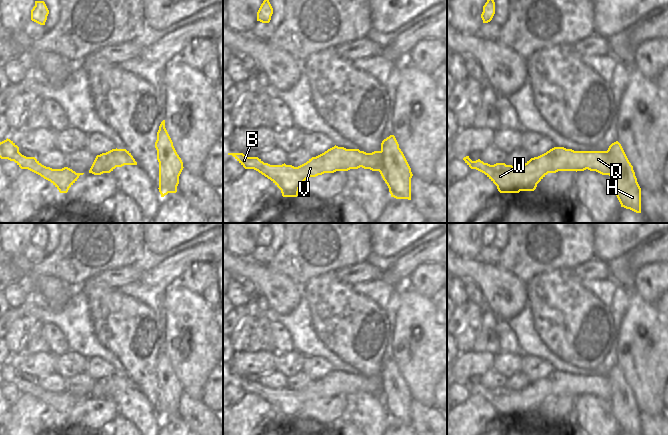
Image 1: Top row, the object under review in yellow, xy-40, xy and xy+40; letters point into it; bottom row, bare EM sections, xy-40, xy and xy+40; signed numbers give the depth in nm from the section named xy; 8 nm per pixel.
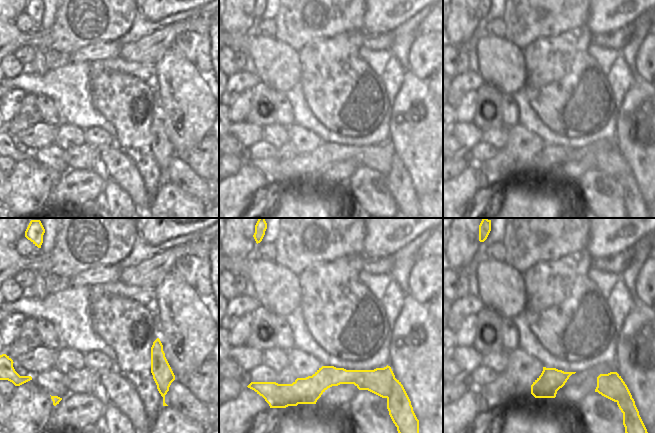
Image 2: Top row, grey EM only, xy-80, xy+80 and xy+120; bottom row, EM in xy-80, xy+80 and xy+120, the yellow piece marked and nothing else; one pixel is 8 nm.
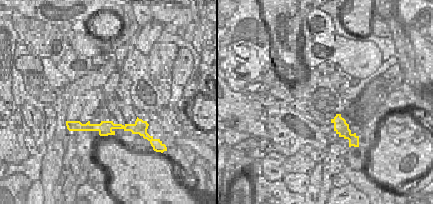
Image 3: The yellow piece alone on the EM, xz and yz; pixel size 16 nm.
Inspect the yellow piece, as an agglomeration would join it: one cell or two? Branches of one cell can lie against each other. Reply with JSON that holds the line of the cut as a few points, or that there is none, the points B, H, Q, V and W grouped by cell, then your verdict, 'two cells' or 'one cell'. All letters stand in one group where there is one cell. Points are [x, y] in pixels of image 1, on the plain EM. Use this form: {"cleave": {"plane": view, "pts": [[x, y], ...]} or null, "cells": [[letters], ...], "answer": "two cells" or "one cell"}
{"cleave": {"plane": "xy+40", "pts": [[606, 375], [610, 384], [609, 399]]}, "cells": [["B", "Q", "V", "W"], ["H"]], "answer": "two cells"}

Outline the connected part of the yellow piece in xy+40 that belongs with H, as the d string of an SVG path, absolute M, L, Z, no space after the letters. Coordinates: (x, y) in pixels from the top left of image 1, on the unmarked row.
M612 367L607 378L611 384L611 408L621 431L641 435L641 412L637 406L633 390L629 386L621 368Z

